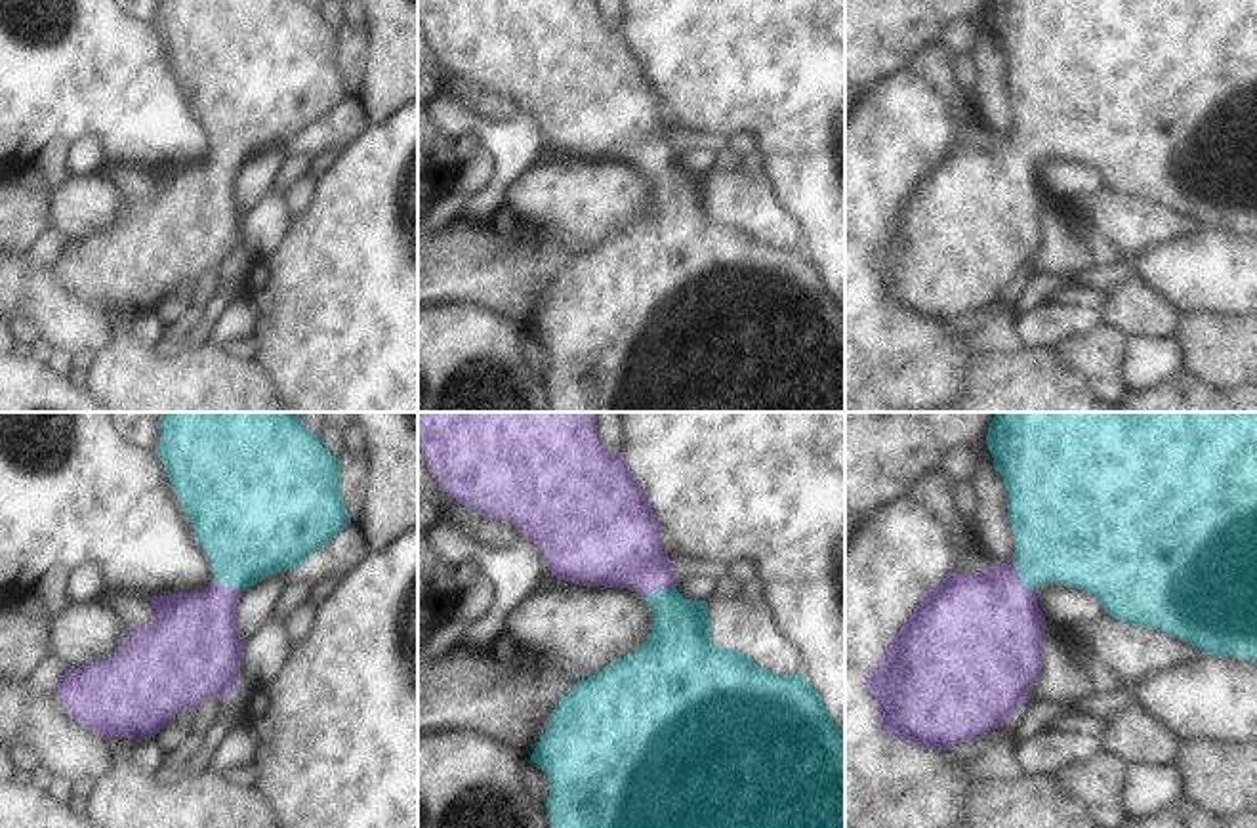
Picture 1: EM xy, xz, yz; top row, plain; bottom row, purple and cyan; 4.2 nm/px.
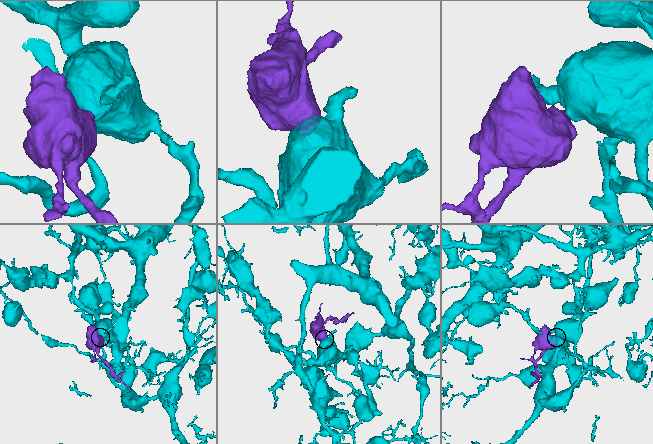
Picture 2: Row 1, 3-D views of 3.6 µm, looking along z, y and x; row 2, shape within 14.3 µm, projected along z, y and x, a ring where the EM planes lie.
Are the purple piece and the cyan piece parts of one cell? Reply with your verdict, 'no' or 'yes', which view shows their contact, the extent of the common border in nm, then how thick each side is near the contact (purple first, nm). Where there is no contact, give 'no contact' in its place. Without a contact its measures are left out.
yes | xz | 140 nm | 360/260 nm

